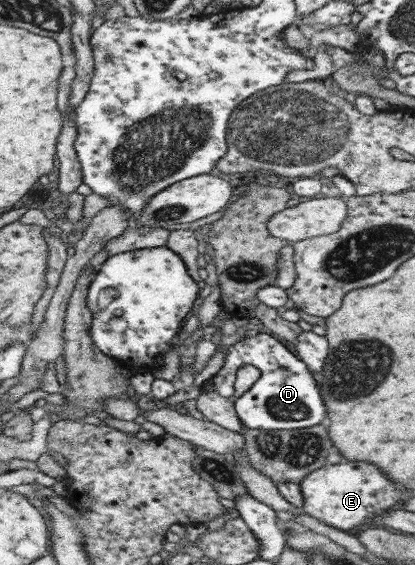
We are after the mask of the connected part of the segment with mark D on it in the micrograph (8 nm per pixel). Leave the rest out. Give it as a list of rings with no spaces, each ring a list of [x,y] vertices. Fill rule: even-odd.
[[[248,333],[228,348],[228,358],[224,368],[204,384],[202,389],[220,391],[222,396],[232,399],[232,408],[245,429],[265,429],[272,431],[292,431],[320,425],[325,417],[324,403],[311,372],[295,356],[290,354],[272,336]],[[249,364],[258,369],[258,379],[240,396],[234,396],[234,374],[239,368]]]

